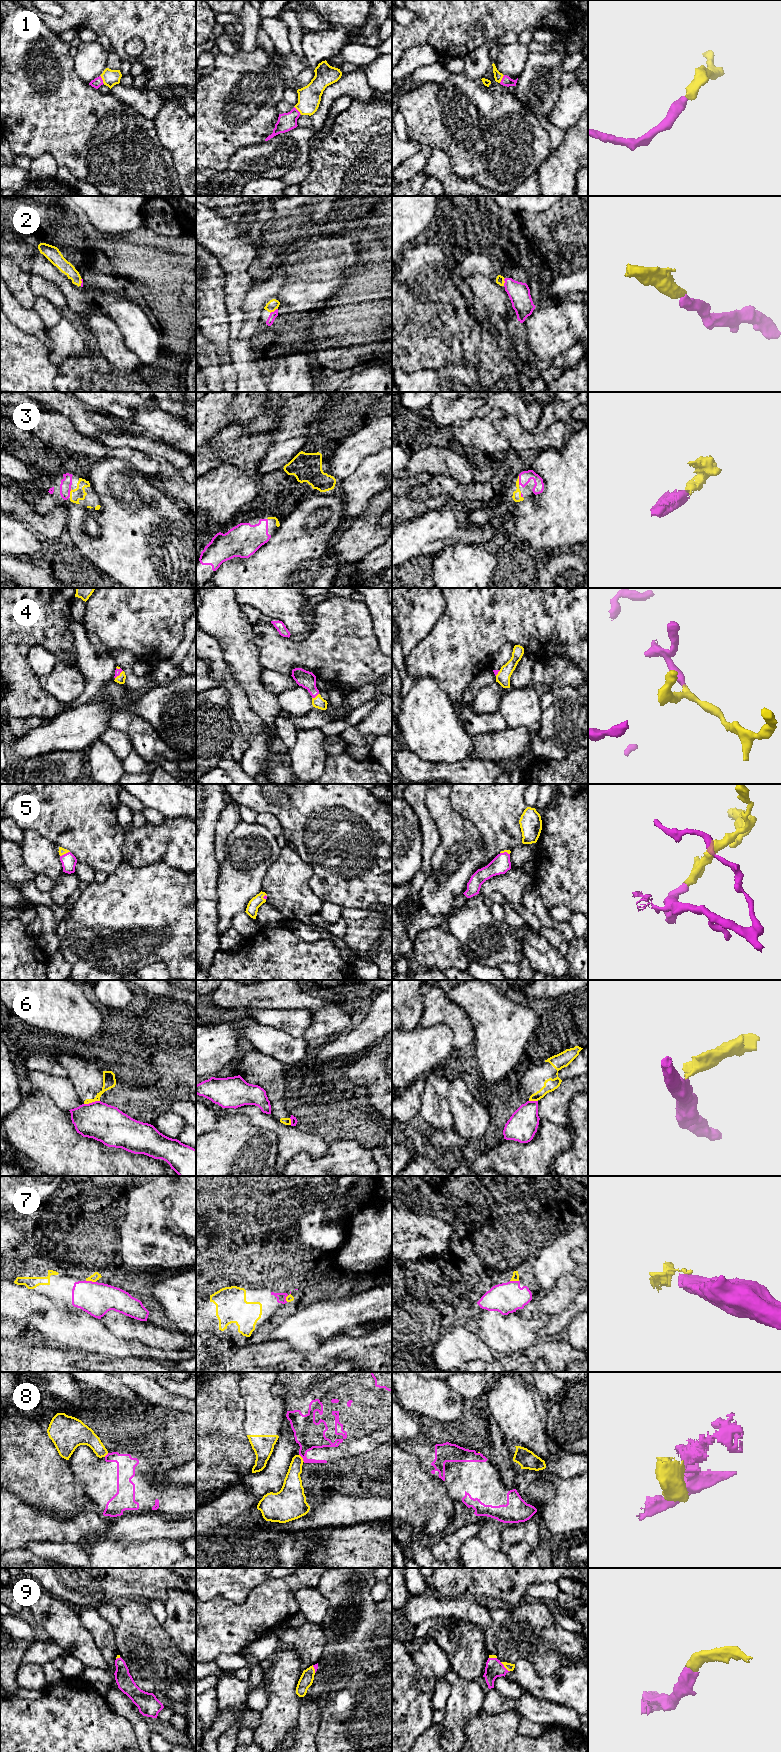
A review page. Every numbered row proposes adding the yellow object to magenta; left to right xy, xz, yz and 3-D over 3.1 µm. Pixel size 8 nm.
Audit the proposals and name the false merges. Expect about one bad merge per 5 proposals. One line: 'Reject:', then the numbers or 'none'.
Reject: 6, 8

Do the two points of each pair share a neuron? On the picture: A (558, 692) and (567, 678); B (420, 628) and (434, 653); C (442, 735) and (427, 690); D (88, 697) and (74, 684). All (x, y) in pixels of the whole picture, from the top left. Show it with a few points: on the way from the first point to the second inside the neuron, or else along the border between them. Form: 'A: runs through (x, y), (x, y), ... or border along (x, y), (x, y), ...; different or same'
A: border along (556, 685), (561, 687), (572, 686), (574, 688); different
B: border along (439, 617), (430, 632), (409, 653); different
C: runs through (431, 724), (427, 719), (427, 701); same
D: border along (78, 668), (84, 678), (84, 690), (69, 705); different

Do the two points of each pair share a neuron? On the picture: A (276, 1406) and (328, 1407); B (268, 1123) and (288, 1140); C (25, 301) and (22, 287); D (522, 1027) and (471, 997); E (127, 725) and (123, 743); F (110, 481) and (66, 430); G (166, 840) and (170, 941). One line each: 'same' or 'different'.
A: different
B: same
C: same
D: same
E: different
F: different
G: different

